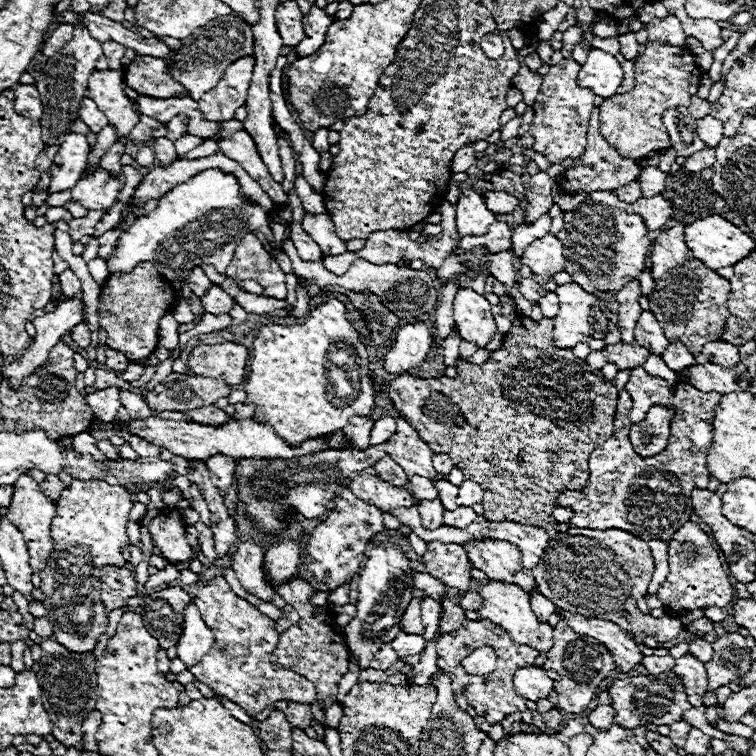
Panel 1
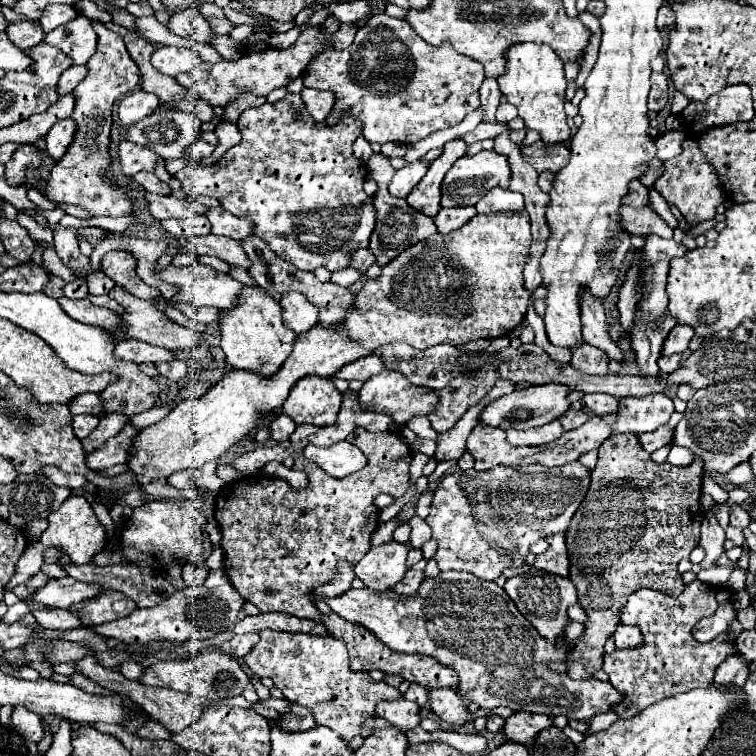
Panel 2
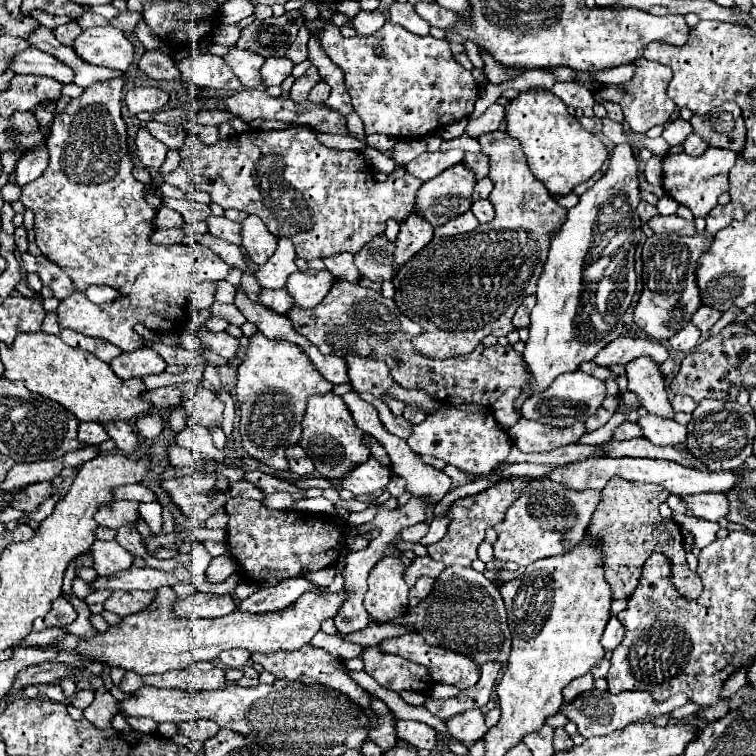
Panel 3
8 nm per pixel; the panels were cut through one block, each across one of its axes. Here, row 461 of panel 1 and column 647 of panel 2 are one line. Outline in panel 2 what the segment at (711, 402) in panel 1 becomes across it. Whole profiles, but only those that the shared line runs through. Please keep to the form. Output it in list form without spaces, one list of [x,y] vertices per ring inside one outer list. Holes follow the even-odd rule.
[[[694,580],[676,598],[654,590],[638,590],[628,598],[628,604],[622,610],[622,622],[640,628],[644,646],[640,650],[614,650],[612,654],[604,654],[602,664],[602,670],[610,676],[610,684],[622,694],[622,702],[612,706],[620,718],[632,718],[668,696],[706,688],[712,684],[718,664],[736,652],[734,643],[743,630],[738,620],[730,626],[730,634],[723,634],[712,642],[702,644],[692,636],[694,624],[716,612],[715,588]]]

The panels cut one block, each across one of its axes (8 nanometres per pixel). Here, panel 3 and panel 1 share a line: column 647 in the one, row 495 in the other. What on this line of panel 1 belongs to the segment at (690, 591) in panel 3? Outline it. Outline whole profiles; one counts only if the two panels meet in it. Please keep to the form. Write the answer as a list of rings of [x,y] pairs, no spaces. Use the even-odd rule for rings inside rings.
[[[500,296],[502,314],[512,318],[512,328],[504,334],[504,342],[498,350],[490,352],[484,364],[461,361],[458,378],[416,378],[404,374],[392,382],[386,382],[380,392],[388,394],[392,406],[408,418],[424,442],[428,442],[434,454],[448,454],[464,472],[464,478],[482,486],[484,518],[490,522],[518,522],[524,526],[540,526],[548,530],[548,536],[558,534],[558,522],[552,512],[556,498],[564,490],[582,490],[588,480],[588,456],[594,448],[604,444],[614,434],[614,412],[618,402],[618,388],[572,354],[572,350],[560,350],[552,346],[548,336],[548,320],[534,322],[526,316],[518,316],[518,306],[510,296]],[[534,388],[552,388],[562,396],[562,402],[548,402],[542,396],[534,396]]]

